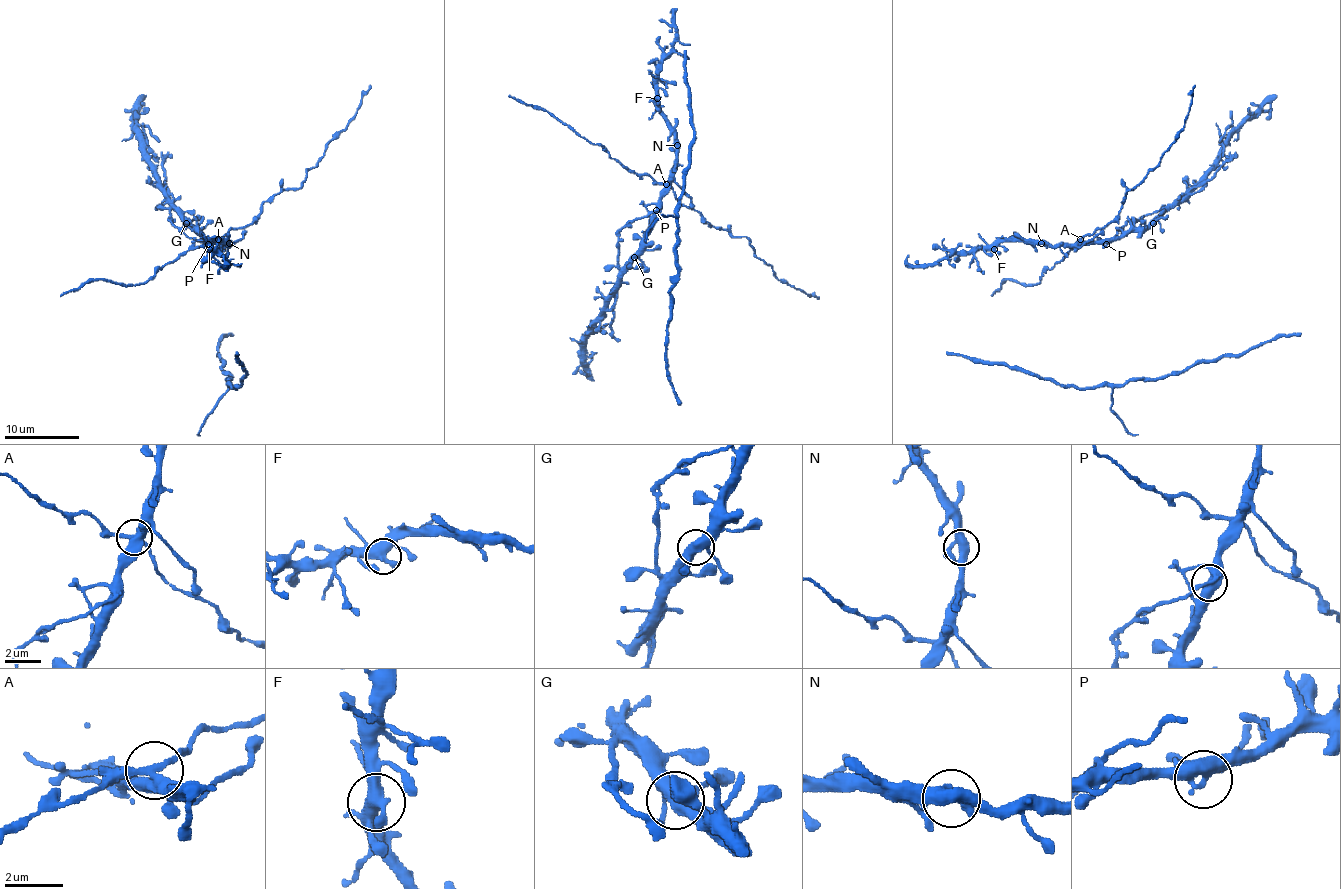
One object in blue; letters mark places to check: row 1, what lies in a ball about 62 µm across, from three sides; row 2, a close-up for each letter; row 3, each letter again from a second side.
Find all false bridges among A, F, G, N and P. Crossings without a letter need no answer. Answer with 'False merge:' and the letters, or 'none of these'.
False merge: A, P

